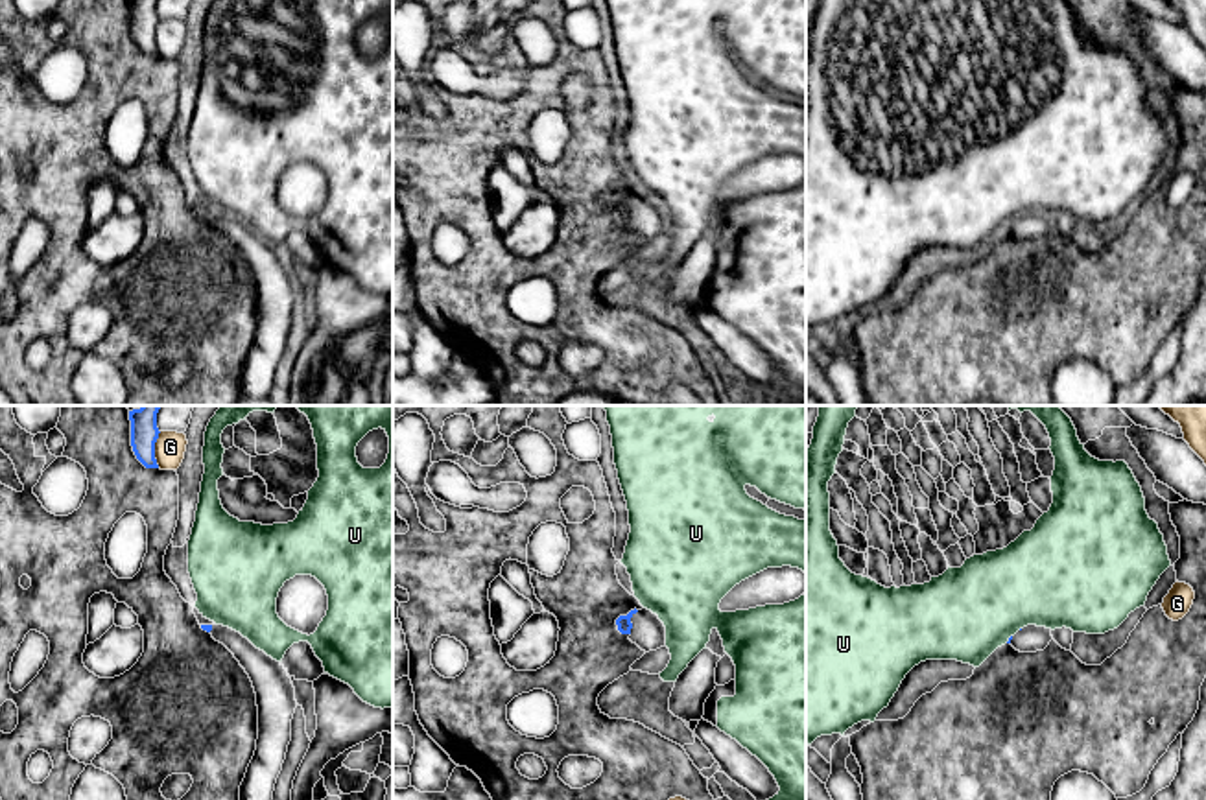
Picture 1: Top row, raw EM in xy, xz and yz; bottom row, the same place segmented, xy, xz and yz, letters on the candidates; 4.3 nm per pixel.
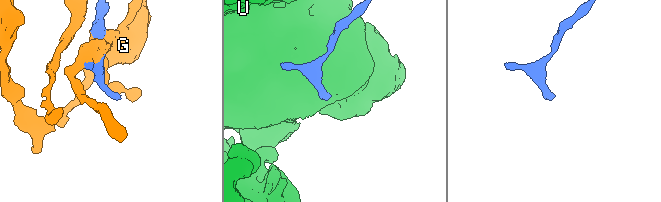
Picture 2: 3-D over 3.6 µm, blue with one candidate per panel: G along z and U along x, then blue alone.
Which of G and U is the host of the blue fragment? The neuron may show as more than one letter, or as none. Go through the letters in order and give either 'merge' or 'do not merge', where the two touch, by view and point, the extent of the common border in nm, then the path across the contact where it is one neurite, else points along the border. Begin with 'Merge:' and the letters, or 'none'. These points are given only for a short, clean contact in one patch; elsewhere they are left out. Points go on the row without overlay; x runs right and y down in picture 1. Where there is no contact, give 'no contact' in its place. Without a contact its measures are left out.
Merge: none
G: do not merge; contact xy (153, 37); length 160 nm
U: do not merge; contact yz (1009, 225); length 50 nm

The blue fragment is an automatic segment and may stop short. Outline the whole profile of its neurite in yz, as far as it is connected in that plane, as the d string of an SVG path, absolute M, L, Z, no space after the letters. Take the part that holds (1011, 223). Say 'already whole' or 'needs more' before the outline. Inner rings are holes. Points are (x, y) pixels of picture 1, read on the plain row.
needs more; M1027 212L1011 223L1007 230L1011 230L1020 240L1036 240L1044 238L1051 227L1051 216Z

